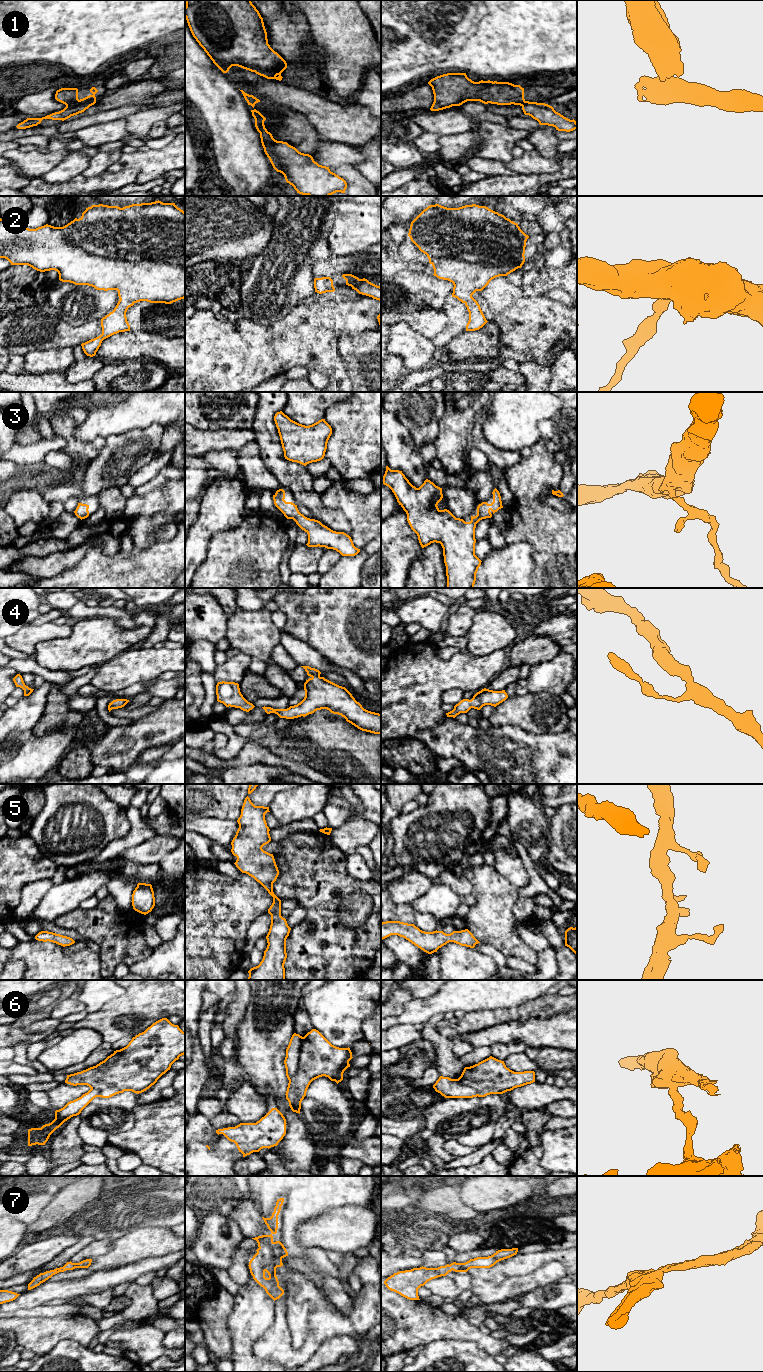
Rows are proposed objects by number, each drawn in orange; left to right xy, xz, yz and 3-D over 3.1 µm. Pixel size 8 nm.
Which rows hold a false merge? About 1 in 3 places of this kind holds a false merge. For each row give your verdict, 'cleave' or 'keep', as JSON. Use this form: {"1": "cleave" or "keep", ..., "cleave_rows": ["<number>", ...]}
{"1": "cleave", "2": "keep", "3": "keep", "4": "keep", "5": "keep", "6": "cleave", "7": "keep", "cleave_rows": ["1", "6"]}

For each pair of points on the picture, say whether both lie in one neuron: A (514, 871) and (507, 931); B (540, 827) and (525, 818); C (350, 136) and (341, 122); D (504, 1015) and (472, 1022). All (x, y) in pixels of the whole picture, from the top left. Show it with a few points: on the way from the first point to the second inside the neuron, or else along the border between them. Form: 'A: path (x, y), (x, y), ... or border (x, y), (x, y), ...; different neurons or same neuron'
A: border (494, 869), (518, 888); different neurons
B: path (536, 827), (529, 822); same neuron
C: path (350, 133), (344, 125); same neuron
D: path (496, 1016), (480, 1020); same neuron

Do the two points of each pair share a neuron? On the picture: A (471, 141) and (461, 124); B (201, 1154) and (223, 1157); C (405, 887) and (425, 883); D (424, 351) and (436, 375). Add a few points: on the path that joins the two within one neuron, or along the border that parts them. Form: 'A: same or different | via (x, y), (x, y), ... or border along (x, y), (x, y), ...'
A: different | border along (474, 128), (442, 136)
B: same | via (206, 1157), (218, 1157)
C: same | via (410, 887), (420, 883)
D: different | border along (427, 365), (421, 369), (409, 371)

